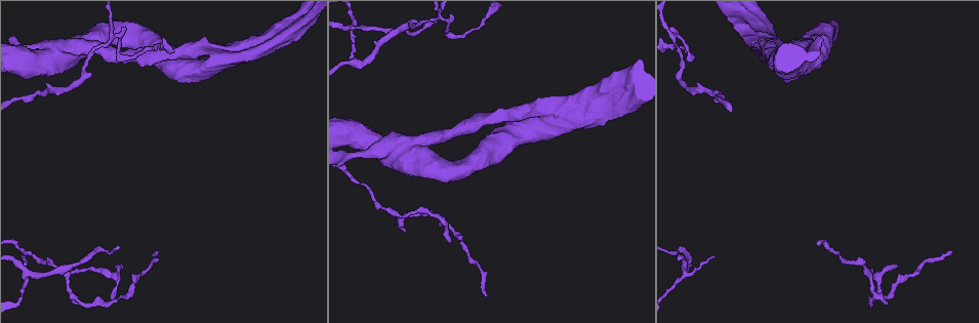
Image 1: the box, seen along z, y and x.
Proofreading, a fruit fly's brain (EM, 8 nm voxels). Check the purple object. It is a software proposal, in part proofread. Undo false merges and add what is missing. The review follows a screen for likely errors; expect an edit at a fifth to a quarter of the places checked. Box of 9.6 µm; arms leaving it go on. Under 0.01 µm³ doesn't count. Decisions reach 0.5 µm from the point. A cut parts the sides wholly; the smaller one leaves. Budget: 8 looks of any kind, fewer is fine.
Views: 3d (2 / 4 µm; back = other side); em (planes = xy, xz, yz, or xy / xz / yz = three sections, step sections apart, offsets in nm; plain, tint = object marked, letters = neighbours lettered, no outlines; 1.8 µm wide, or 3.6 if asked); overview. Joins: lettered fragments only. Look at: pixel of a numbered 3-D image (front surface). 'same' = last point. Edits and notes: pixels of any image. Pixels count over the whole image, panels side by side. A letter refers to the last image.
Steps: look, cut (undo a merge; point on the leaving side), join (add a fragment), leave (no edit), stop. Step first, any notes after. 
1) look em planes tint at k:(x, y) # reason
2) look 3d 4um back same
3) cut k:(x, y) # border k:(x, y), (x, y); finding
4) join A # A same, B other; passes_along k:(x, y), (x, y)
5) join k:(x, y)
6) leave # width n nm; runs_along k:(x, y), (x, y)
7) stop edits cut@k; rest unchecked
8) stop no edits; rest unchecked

look em yz step 8 letters at 1:(442, 19) # arms part here

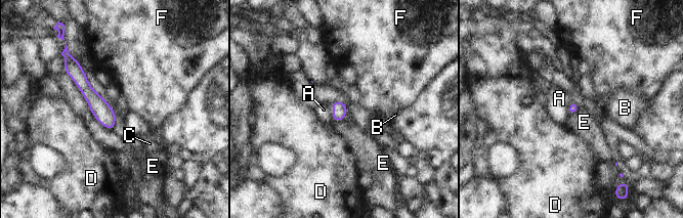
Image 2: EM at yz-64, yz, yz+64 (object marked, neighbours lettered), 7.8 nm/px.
leave # A other, B other, C other, D other, E other, F other; border 2:(345, 116), (334, 122); one cell here

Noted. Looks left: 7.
look em yz step 16 letters at 1:(285, 19) # touches itself

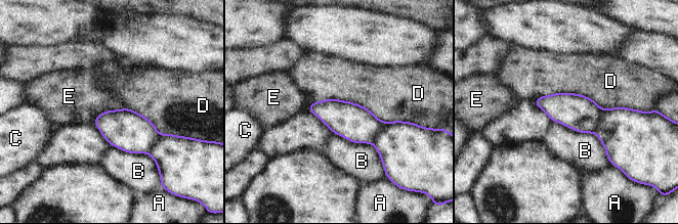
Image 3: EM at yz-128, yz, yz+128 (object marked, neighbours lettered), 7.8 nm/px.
leave # width 190 nm; A other, B other, C other, D other, E other; border 3:(534, 100), (638, 110); continuous, no second cell

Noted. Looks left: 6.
look em planes tint at 1:(36, 274) # a fork

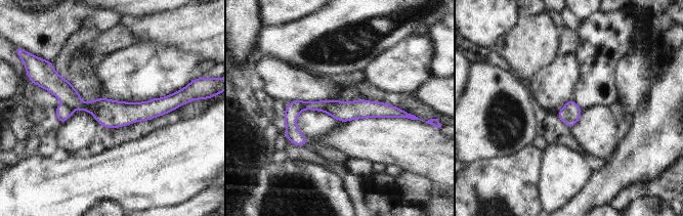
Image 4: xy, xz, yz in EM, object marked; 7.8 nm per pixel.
look em planes letters same # see the neighbours

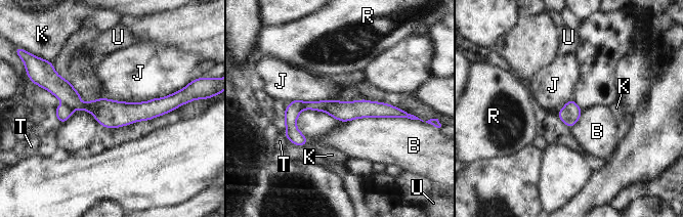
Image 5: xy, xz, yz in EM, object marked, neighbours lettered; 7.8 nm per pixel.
cut 5:(63, 112) # B other, J other, K other, R other, T other, U other; border 5:(63, 102), (73, 109); a second cell is stuck on

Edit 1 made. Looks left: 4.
stop edits cut@5; rest unchecked

